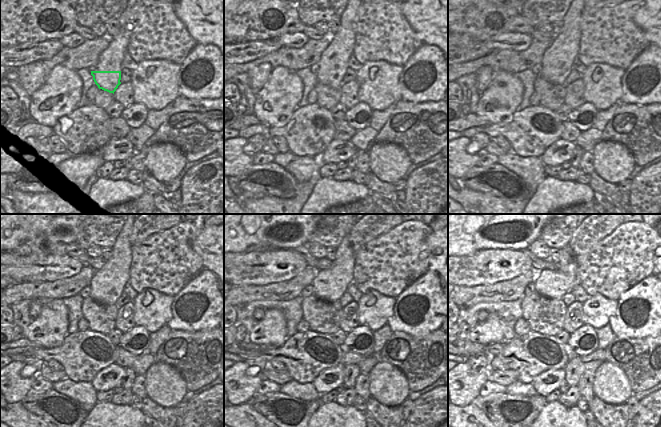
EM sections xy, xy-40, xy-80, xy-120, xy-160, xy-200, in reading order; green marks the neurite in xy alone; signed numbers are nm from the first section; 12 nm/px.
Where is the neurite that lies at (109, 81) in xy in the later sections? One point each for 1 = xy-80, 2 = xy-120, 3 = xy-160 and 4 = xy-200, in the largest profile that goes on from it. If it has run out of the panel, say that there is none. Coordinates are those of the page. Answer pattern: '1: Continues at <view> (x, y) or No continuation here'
1: Continues at xy-80 (555, 77)
2: Continues at xy-120 (101, 299)
3: Continues at xy-160 (329, 298)
4: Continues at xy-200 (540, 296).

